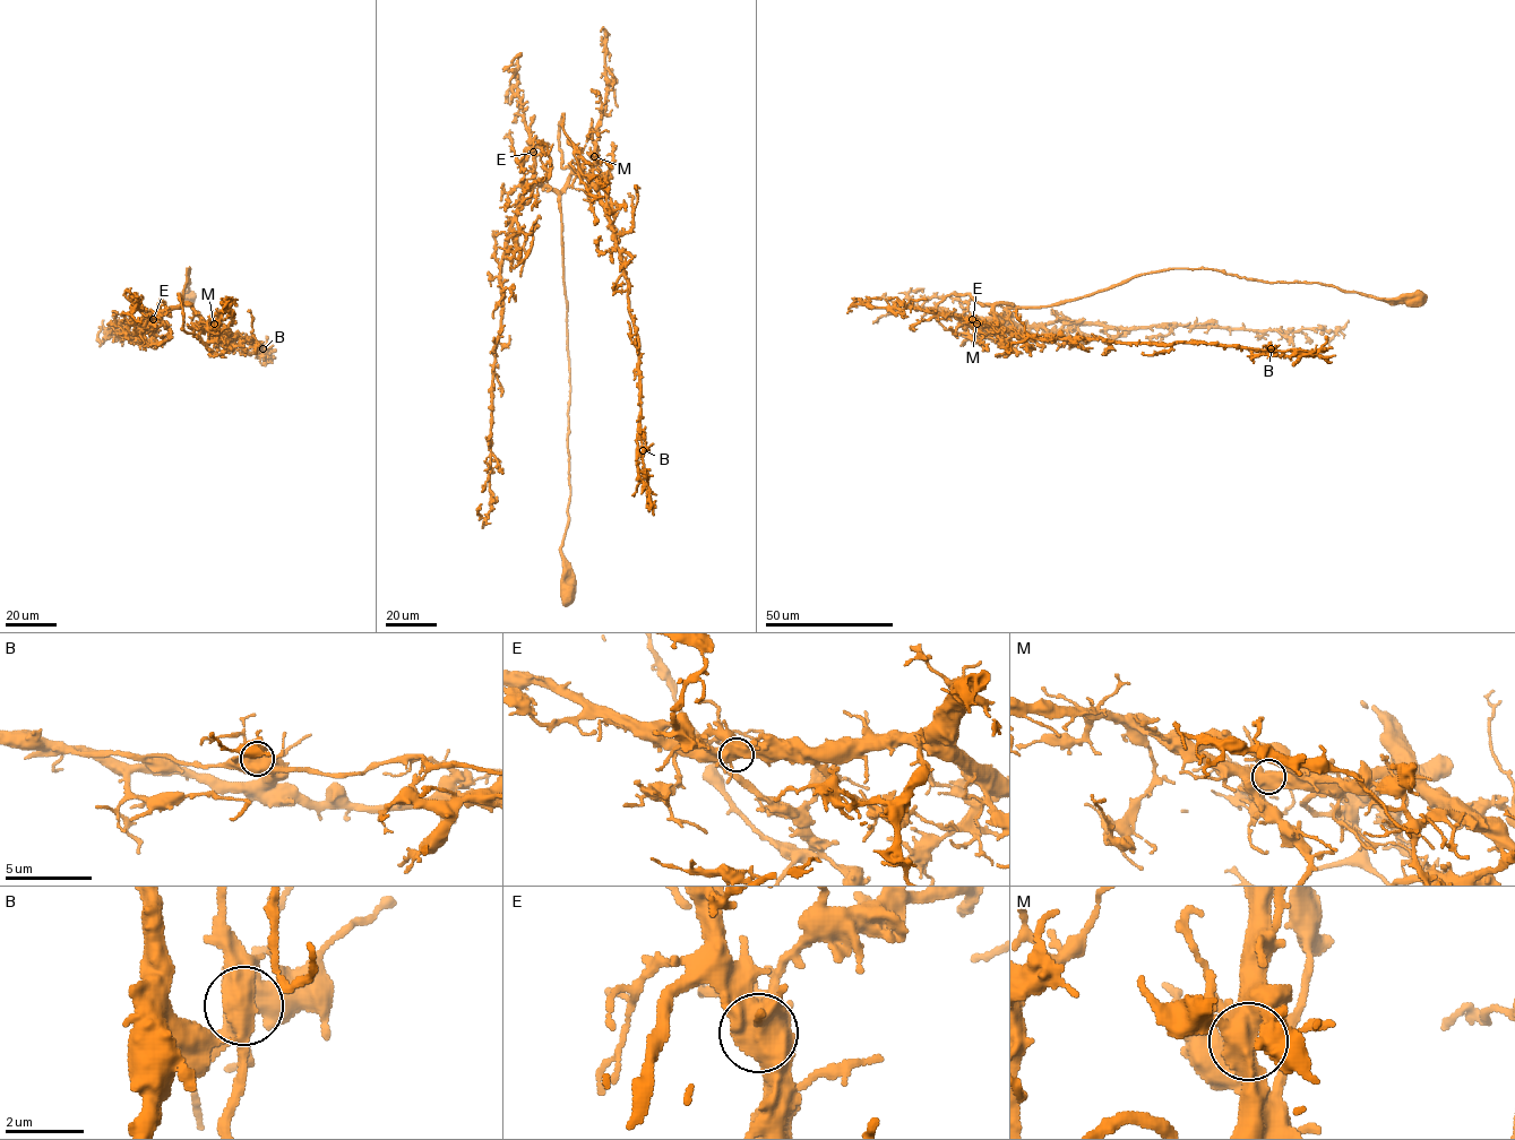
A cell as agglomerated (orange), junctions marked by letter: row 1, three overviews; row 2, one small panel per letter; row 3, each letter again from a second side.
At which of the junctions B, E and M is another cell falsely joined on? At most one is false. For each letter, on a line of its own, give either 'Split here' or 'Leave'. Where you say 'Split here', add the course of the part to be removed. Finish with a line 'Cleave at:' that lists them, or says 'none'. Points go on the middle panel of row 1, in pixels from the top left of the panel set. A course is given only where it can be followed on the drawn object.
B: Split here. Course of the part to remove: (644, 450), (646, 504)
E: Leave
M: Leave
Cleave at: B

